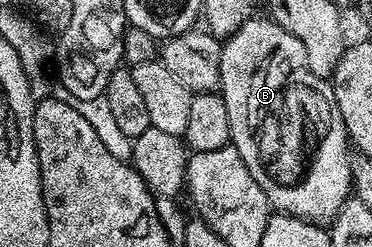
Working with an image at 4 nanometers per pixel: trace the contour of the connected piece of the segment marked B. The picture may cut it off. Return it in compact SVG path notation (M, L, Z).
M258 17L246 19L241 25L241 29L237 29L237 33L233 33L225 40L222 44L222 49L221 81L219 85L223 100L225 101L225 110L229 112L230 146L235 147L237 153L241 153L241 161L245 161L249 173L253 173L253 181L257 181L257 185L261 185L268 204L276 212L292 215L298 219L308 219L311 223L318 223L320 225L330 224L331 220L335 218L335 214L343 208L352 194L351 174L349 173L349 161L351 160L349 140L347 130L343 124L343 118L335 104L335 93L332 84L328 80L317 77L311 72L309 65L305 61L305 45L301 45L301 41L297 41L297 37L293 37L293 33L281 29L281 25L277 25L275 20L270 17L264 17L264 19L258 19Z

